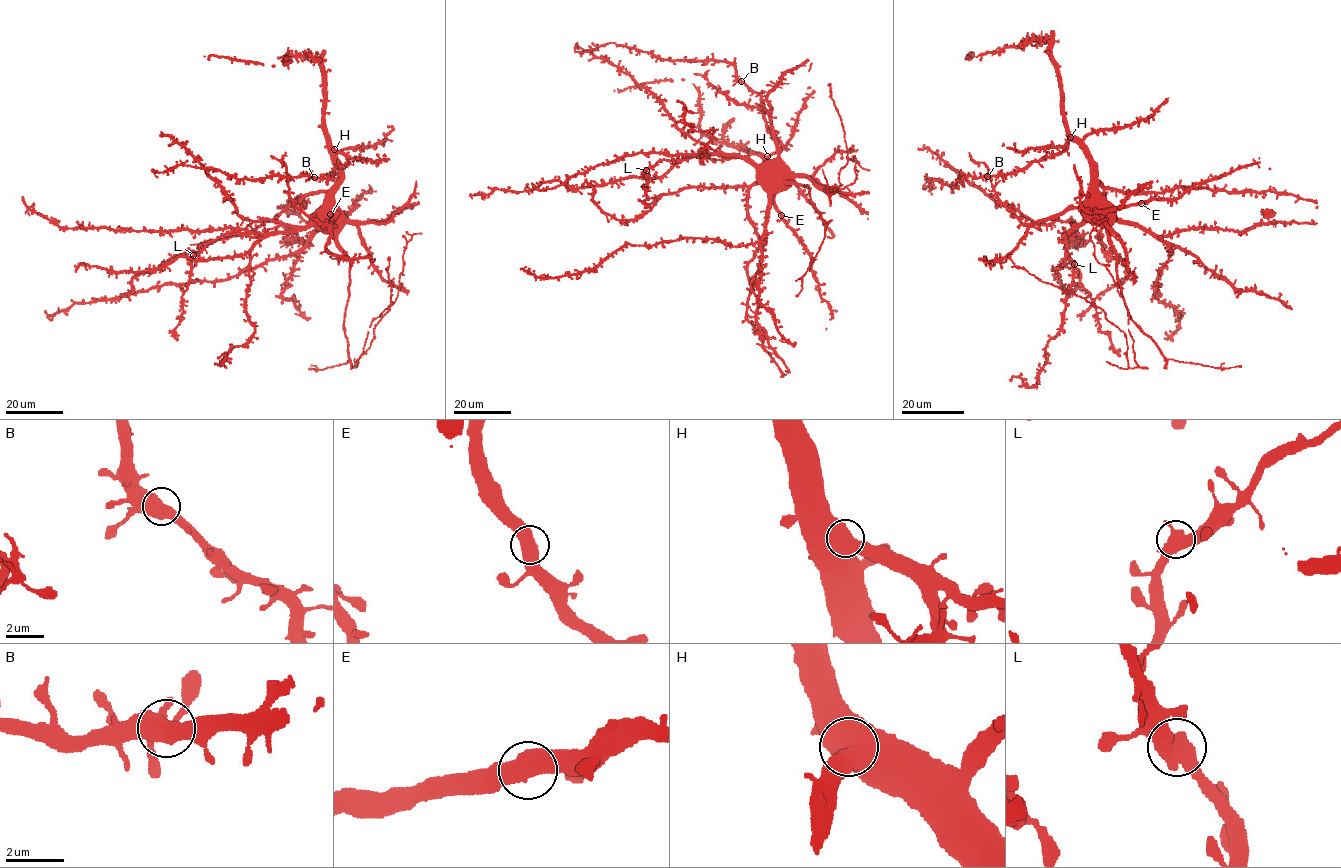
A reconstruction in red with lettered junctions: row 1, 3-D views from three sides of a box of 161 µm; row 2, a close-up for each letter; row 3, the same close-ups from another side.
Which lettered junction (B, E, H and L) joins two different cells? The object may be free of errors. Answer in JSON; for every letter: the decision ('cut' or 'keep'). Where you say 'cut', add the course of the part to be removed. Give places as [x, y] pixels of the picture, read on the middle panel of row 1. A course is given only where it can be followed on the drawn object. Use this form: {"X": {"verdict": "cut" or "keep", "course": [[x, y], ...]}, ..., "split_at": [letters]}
{"B": {"verdict": "keep"}, "E": {"verdict": "keep"}, "H": {"verdict": "keep"}, "L": {"verdict": "keep"}, "split_at": []}

